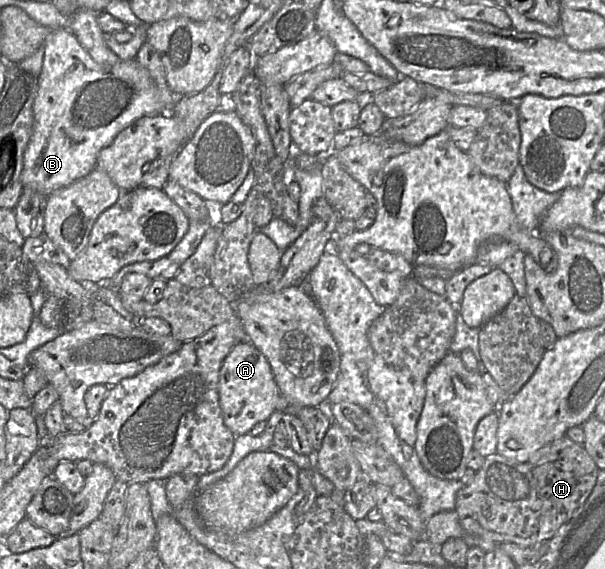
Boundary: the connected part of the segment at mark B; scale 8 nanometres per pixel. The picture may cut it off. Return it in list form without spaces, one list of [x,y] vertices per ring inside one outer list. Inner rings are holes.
[[[69,28],[51,29],[44,42],[42,71],[33,103],[33,128],[24,151],[23,187],[49,196],[55,190],[83,178],[95,168],[100,150],[123,129],[143,116],[171,113],[180,98],[171,89],[160,90],[136,59],[120,60],[113,67],[103,67],[91,57]]]

